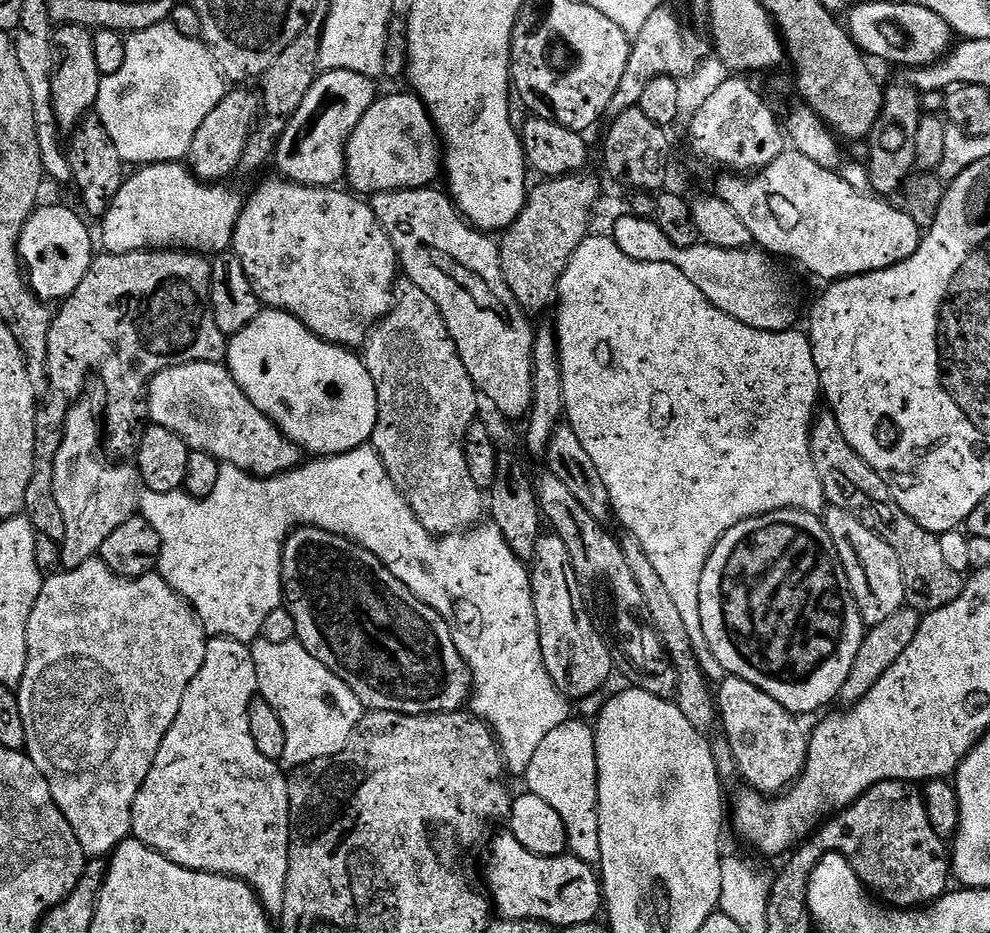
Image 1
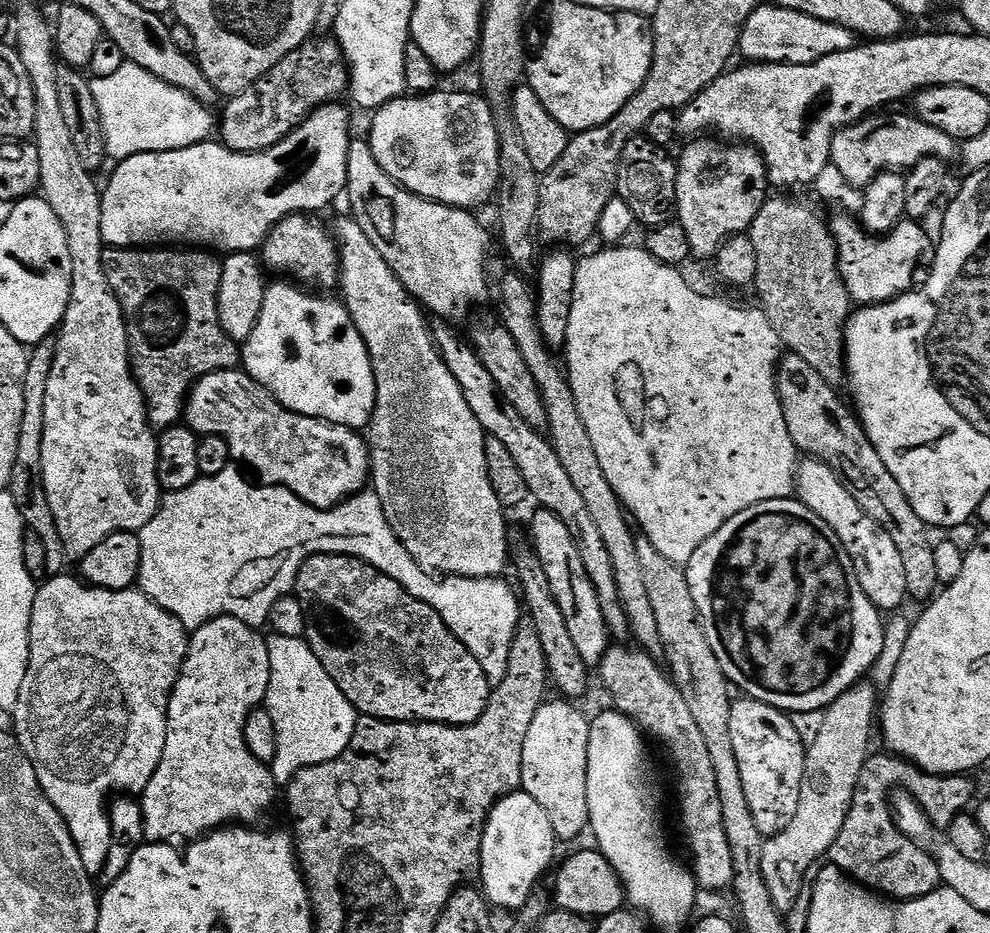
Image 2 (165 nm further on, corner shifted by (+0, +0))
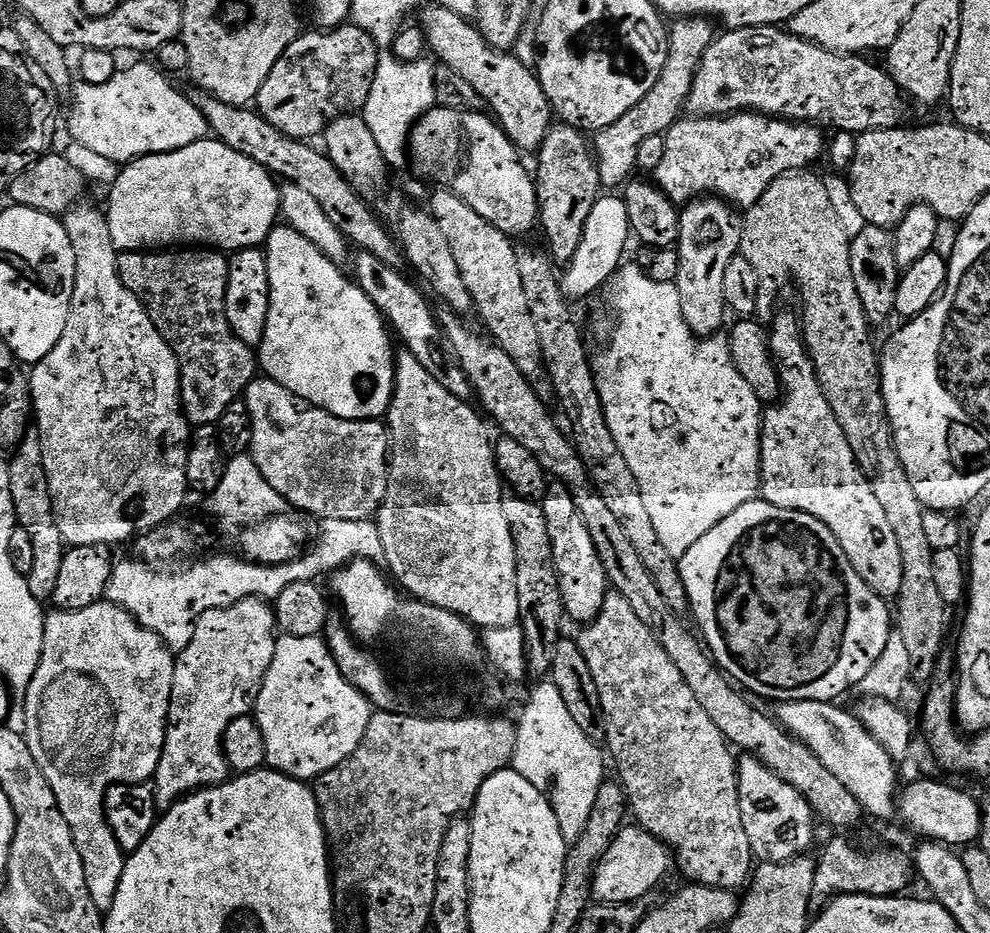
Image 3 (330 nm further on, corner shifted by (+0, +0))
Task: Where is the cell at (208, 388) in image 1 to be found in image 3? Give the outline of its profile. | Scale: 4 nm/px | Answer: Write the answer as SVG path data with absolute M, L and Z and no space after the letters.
M267 378L250 382L246 393L254 438L250 455L260 473L297 513L326 520L372 520L384 505L390 469L390 437L380 420L347 420L298 399Z

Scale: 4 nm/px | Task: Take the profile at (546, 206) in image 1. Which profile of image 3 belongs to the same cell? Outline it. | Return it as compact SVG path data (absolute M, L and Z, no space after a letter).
M703 16L677 19L668 33L668 58L654 90L650 90L650 94L646 94L646 98L642 98L642 102L638 102L634 110L618 118L618 122L595 133L596 165L600 168L600 182L605 189L616 190L616 187L619 189L627 185L630 177L637 171L638 150L641 149L642 142L646 142L646 138L663 136L685 115L696 71L700 69L706 50L718 35L717 29L712 27L713 21Z

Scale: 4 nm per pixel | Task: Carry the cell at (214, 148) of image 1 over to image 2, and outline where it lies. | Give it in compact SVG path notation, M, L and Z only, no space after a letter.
M320 38L317 44L309 42L286 54L274 70L223 105L224 113L218 116L219 139L231 152L265 152L290 135L313 110L339 101L349 88L348 64L335 39Z

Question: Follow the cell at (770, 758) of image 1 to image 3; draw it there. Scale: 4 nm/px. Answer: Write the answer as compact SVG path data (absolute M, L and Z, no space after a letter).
M744 754L739 757L738 798L742 806L742 827L750 837L752 855L757 861L781 864L795 860L797 856L805 855L815 842L817 821L806 798L756 756Z

